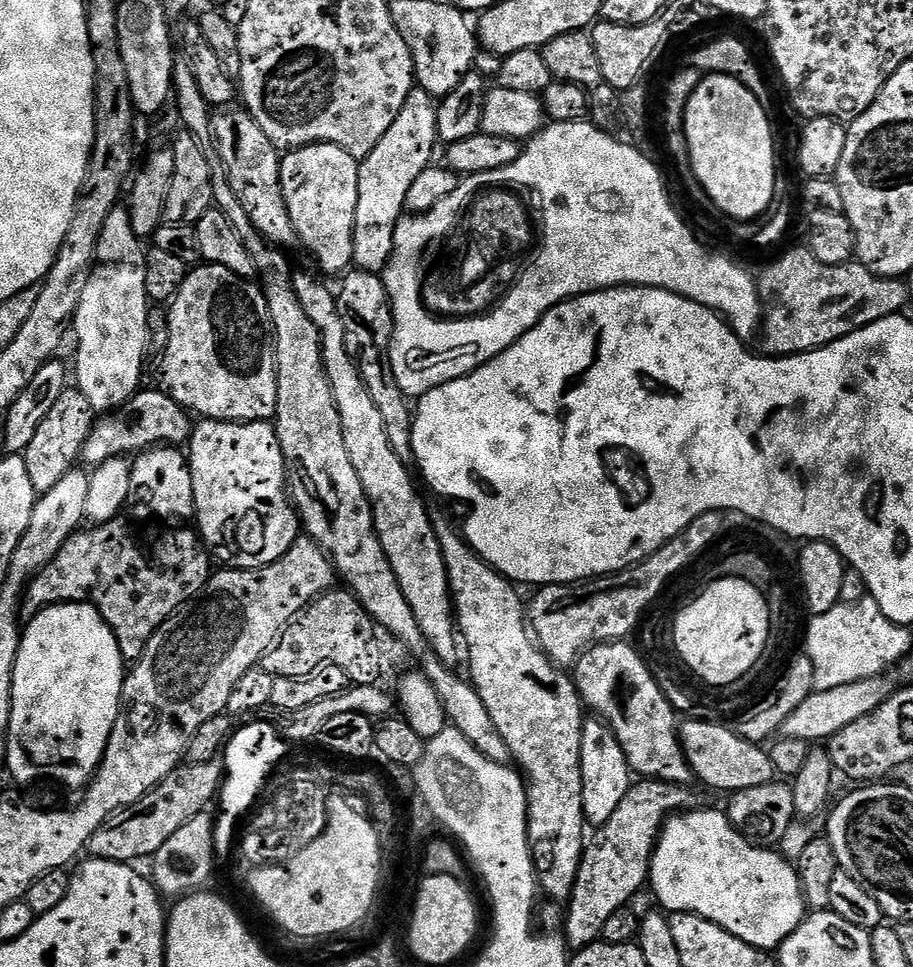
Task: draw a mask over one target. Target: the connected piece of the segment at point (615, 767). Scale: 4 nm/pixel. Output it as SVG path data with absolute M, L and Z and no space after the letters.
M585 719L582 730L582 806L585 821L593 826L608 822L633 783L634 773L626 762L626 754L622 754L622 746L618 746L618 738L614 738L603 720Z

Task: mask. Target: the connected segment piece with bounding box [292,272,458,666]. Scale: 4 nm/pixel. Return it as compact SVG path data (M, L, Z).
M308 272L295 273L292 285L294 294L298 294L298 302L302 302L302 310L306 310L310 322L318 326L322 362L330 390L334 394L334 402L338 406L338 418L342 418L346 454L350 454L350 462L354 462L354 471L362 482L362 490L372 502L376 536L394 570L394 578L398 586L402 586L402 594L406 602L410 602L414 622L418 622L418 630L422 630L434 654L438 654L443 664L455 665L458 625L440 543L432 529L429 509L424 509L424 500L416 493L416 484L408 473L409 465L398 458L398 454L394 454L390 438L386 438L386 426L382 426L382 414L374 398L370 398L370 390L366 390L366 382L362 382L358 366L350 354L346 354L346 330L342 330L336 292L328 289L322 281L315 280Z

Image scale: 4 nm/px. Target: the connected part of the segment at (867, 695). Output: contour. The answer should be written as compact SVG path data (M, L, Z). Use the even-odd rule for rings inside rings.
M875 676L869 680L859 680L846 686L834 686L834 690L814 691L788 718L783 725L783 735L790 738L802 738L809 742L827 742L836 736L850 722L858 722L866 714L887 700L894 691L894 685L888 678Z

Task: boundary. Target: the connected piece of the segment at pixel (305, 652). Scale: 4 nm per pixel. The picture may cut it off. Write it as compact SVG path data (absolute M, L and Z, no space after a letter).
M343 591L324 593L284 627L279 640L264 655L262 667L266 674L282 678L306 678L306 674L314 674L314 670L322 670L322 666L338 666L346 670L353 685L381 683L384 652L380 649L378 625L360 605L357 596L353 596L351 591Z

